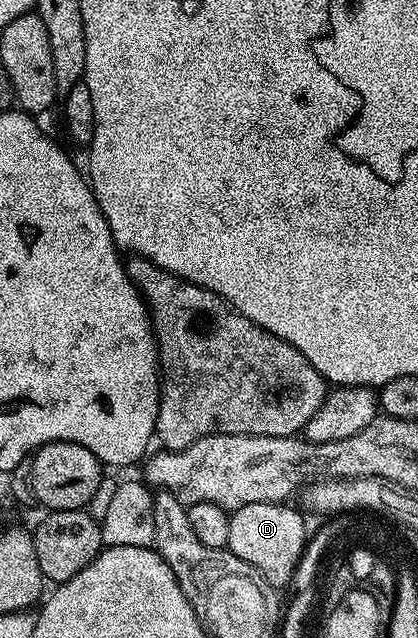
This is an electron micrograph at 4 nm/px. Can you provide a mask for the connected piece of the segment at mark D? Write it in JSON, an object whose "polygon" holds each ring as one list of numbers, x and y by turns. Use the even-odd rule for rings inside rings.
{"polygon":[[247,503,247,507,232,510,229,515,231,535,227,548,239,559,251,563,278,591,290,584,307,542,304,519,289,507,285,503]]}

